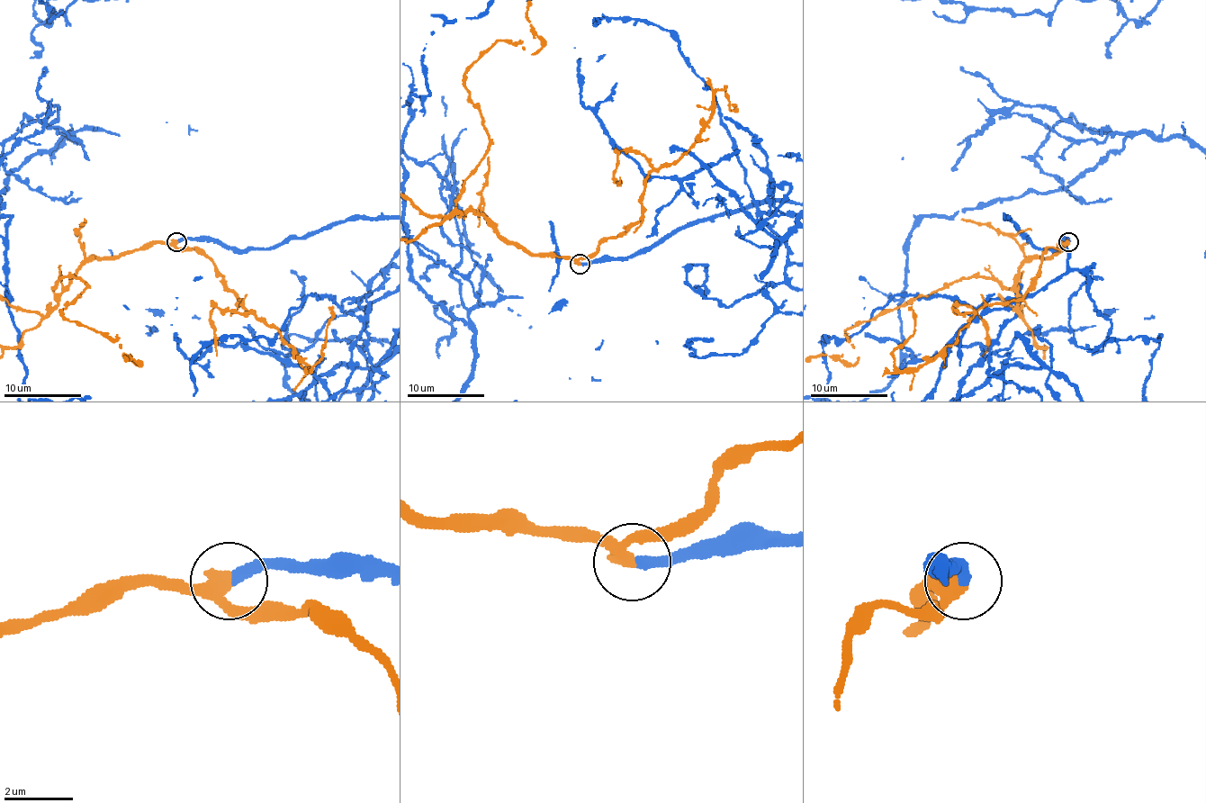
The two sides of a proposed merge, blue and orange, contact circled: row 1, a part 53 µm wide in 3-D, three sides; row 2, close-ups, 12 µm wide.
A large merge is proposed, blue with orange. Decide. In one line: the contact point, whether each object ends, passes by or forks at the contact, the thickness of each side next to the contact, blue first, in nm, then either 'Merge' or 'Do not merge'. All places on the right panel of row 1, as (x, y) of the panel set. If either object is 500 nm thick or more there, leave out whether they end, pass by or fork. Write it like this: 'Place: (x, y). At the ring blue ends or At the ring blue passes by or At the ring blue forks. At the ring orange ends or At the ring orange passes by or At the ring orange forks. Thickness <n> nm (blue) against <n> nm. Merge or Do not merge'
Place: (1068, 242). At the ring blue ends. At the ring orange passes by. Thickness 320 nm (blue) against 360 nm. Merge

